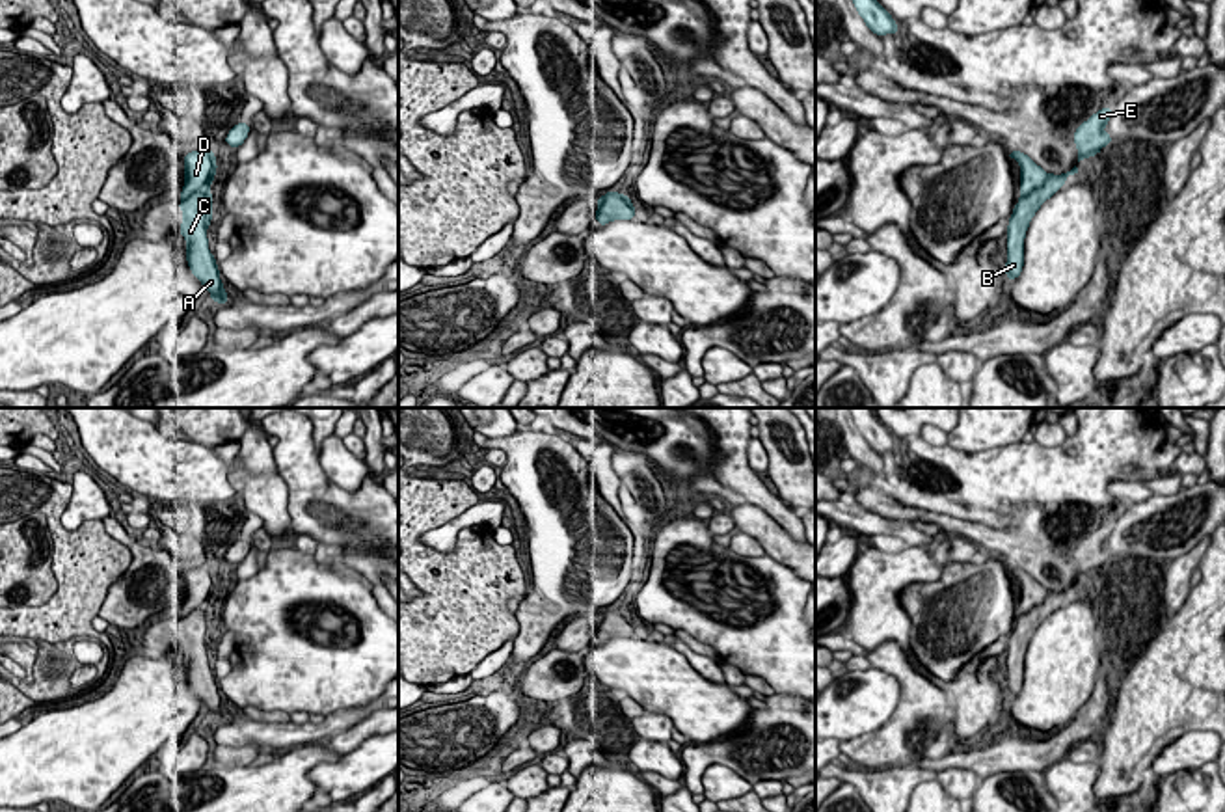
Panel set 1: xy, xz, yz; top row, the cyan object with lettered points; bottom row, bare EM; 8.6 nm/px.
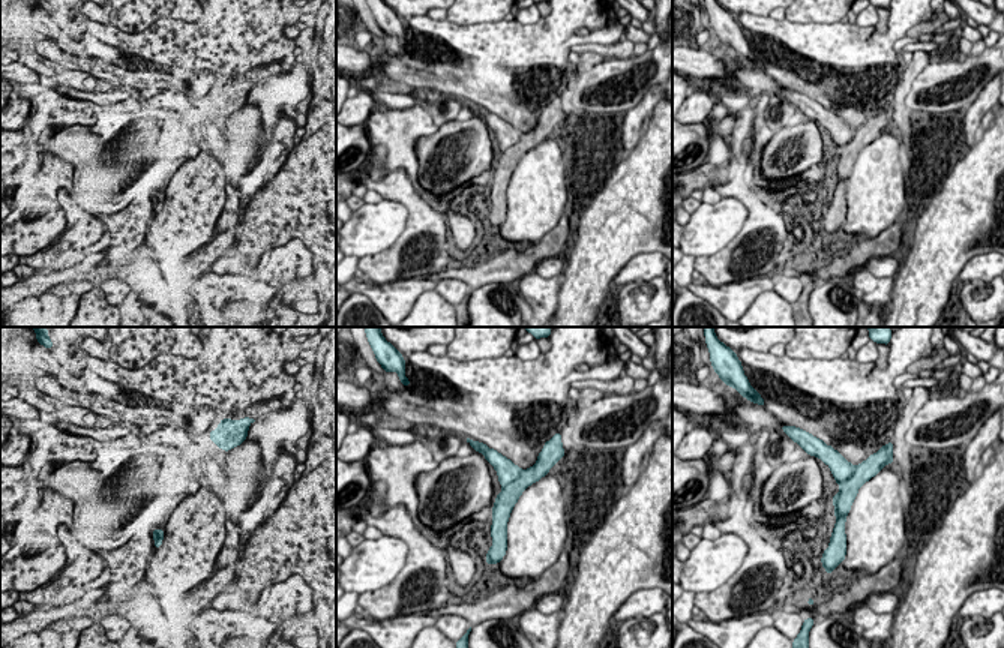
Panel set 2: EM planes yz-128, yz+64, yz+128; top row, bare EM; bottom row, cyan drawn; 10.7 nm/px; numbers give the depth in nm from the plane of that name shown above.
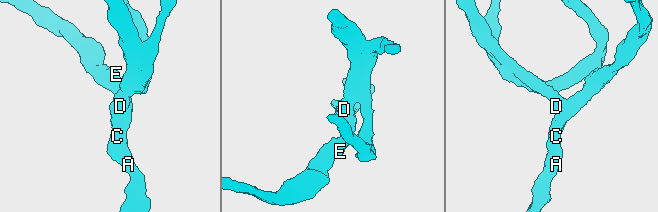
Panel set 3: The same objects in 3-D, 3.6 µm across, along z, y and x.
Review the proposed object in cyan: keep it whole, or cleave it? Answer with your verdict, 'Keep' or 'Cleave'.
Cleave

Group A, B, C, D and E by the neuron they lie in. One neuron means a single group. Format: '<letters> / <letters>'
A B C E / D

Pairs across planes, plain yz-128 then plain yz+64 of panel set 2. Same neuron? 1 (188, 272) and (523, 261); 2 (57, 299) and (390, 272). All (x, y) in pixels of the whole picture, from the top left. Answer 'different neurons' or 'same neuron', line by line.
1: same neuron
2: different neurons

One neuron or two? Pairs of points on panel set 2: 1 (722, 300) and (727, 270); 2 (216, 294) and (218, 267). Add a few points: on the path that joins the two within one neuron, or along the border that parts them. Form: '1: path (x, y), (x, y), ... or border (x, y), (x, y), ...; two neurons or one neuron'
1: border (760, 275), (721, 285), (709, 285), (701, 281); two neurons
2: border (212, 270), (219, 275), (243, 275); two neurons

